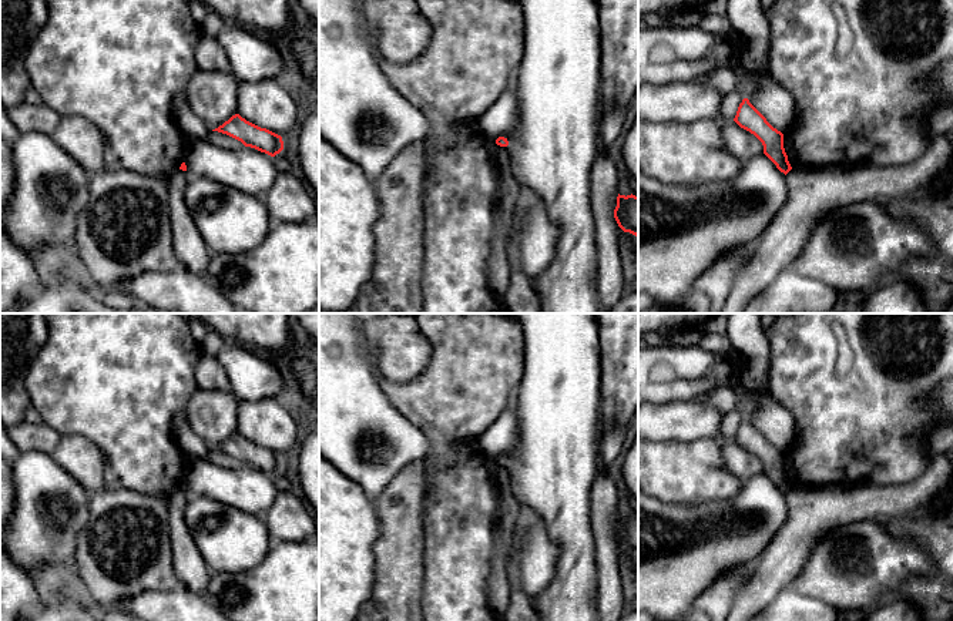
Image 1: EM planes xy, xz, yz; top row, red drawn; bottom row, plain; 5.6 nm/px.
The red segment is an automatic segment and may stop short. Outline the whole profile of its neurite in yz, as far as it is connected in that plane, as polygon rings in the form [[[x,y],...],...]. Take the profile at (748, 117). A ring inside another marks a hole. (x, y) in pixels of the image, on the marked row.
[[[748,98],[739,104],[734,121],[762,142],[764,154],[781,172],[786,175],[792,169],[783,148],[783,134],[774,128]]]

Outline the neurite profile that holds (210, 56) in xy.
[[[202,36],[195,48],[195,61],[201,71],[231,73],[229,60],[217,37]]]

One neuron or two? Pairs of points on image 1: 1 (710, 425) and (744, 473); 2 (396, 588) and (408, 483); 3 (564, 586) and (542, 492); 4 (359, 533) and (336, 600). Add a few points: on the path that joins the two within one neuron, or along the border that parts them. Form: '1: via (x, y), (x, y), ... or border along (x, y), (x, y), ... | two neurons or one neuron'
1: border along (724, 415), (718, 437) | two neurons
2: via (399, 563), (401, 509) | one neuron
3: via (569, 563), (569, 523), (564, 514) | one neuron
4: via (342, 550), (336, 556), (336, 583) | one neuron

